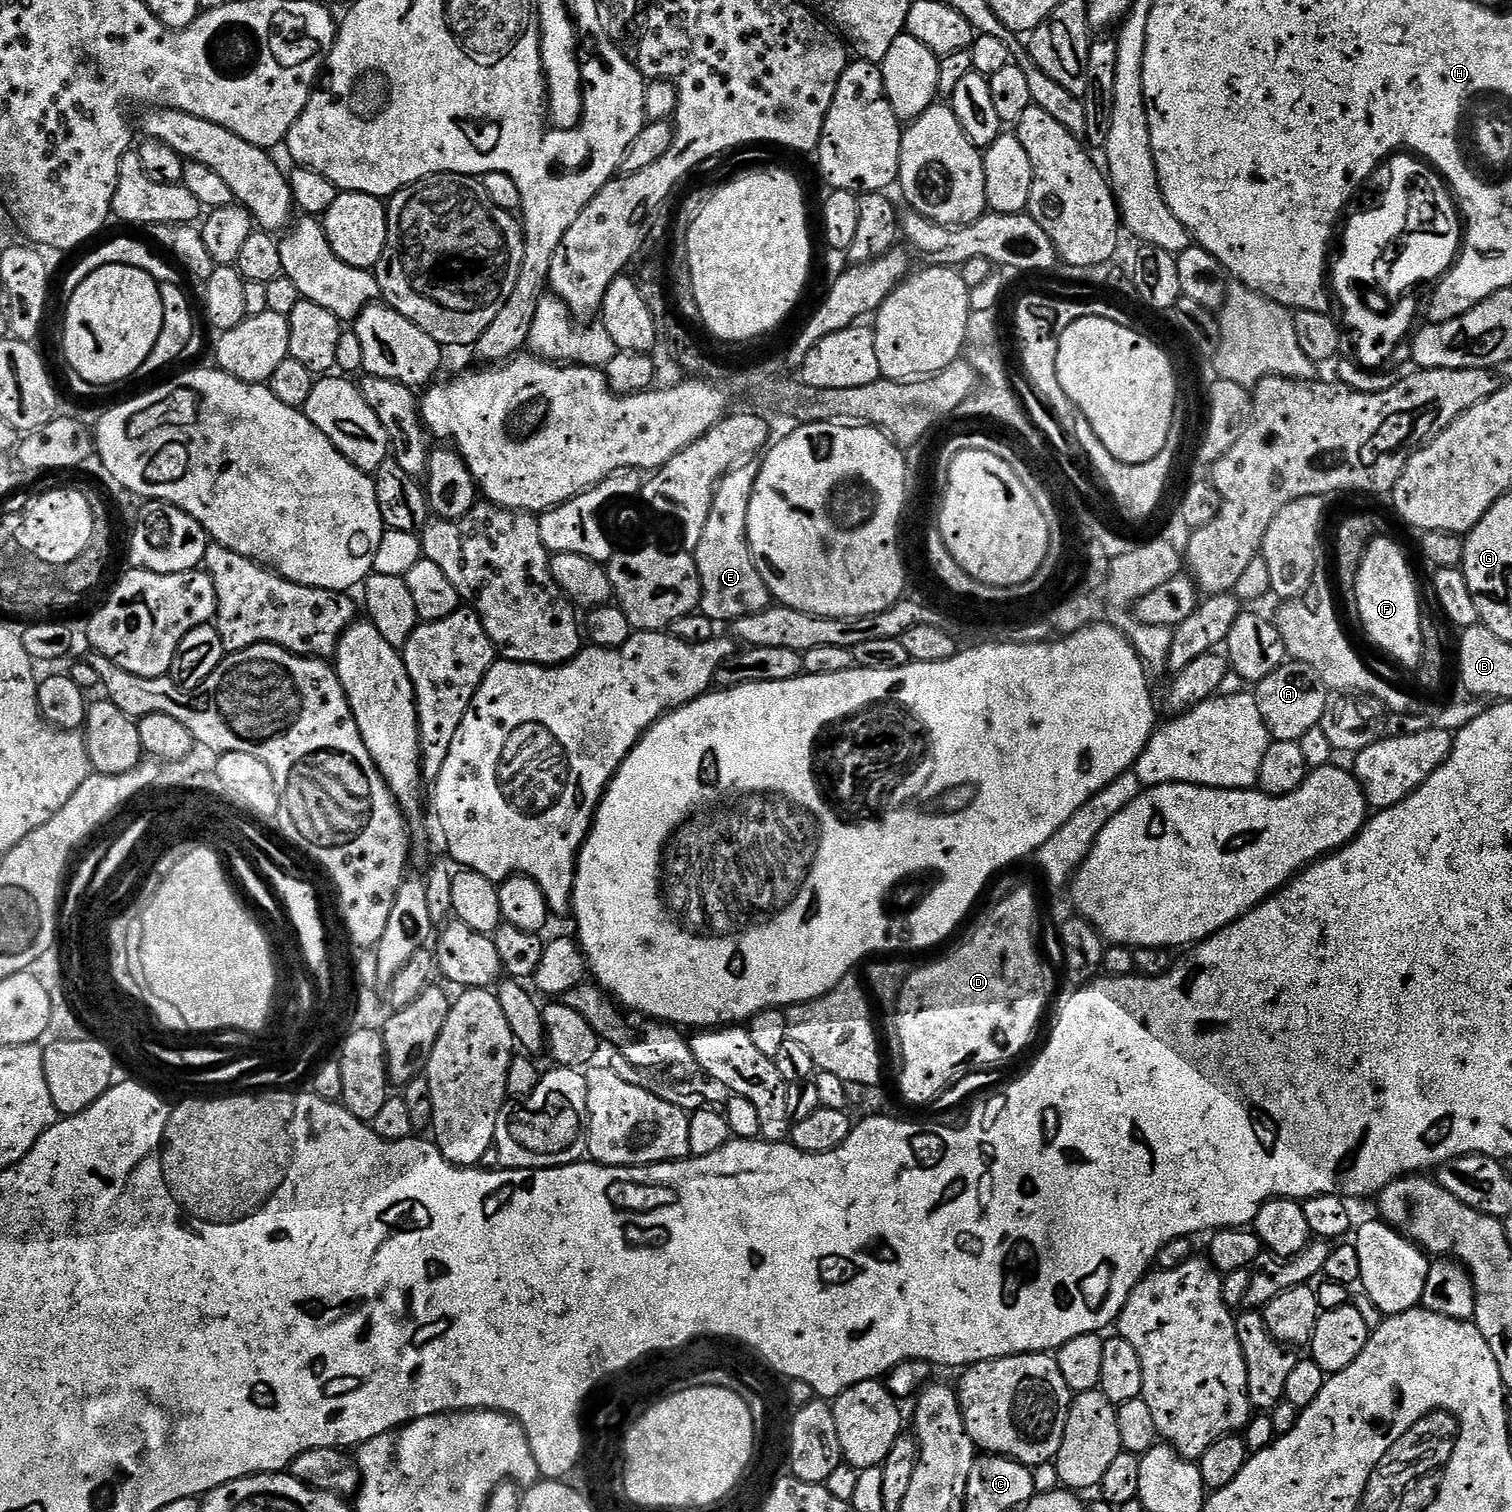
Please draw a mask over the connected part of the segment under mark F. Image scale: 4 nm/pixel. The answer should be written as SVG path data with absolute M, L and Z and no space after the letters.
M1384 534L1368 543L1360 560L1360 569L1354 585L1356 612L1364 632L1389 656L1404 668L1419 669L1422 658L1422 613L1416 580L1404 552Z

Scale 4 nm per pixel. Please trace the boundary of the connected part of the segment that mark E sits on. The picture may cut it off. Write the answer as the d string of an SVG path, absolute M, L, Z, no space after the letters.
M741 462L724 475L716 487L706 530L702 530L702 538L698 538L694 555L700 579L699 611L712 620L731 622L746 618L766 610L773 603L772 591L766 586L762 574L758 574L748 545L748 511L757 471L755 463Z

